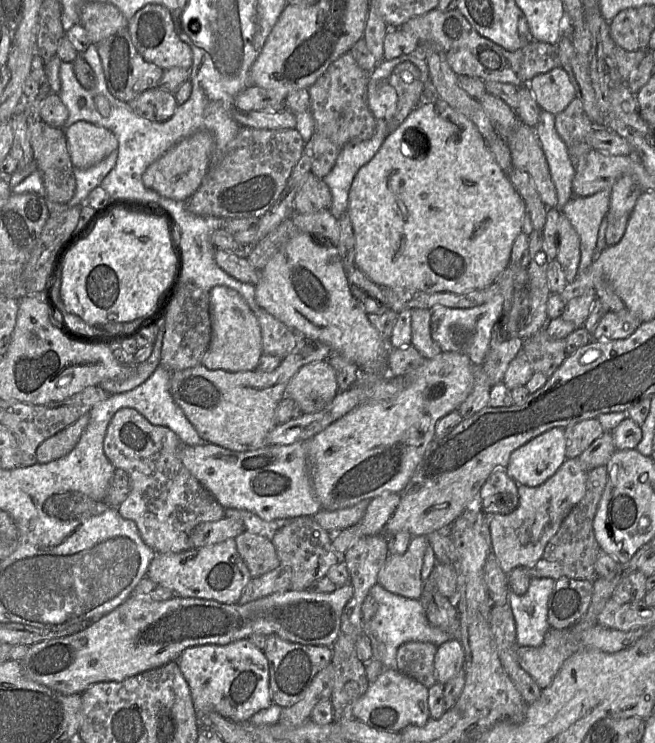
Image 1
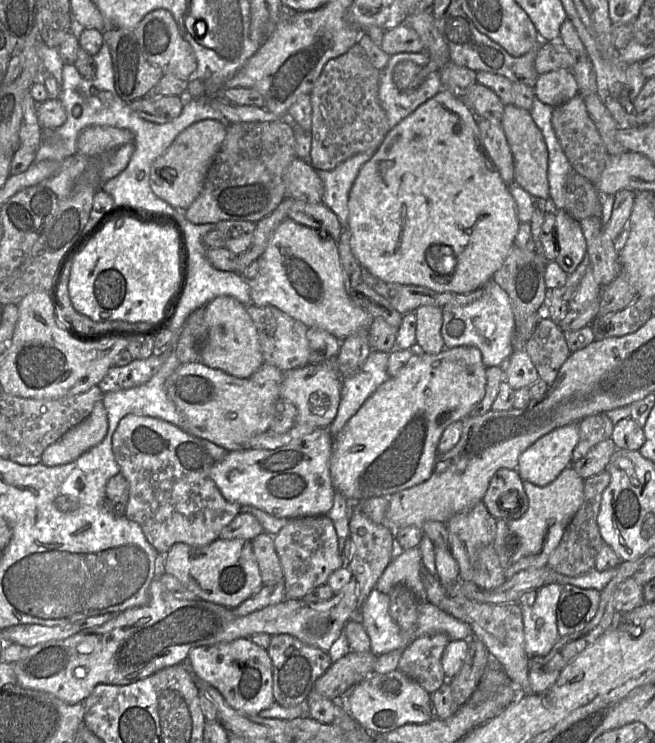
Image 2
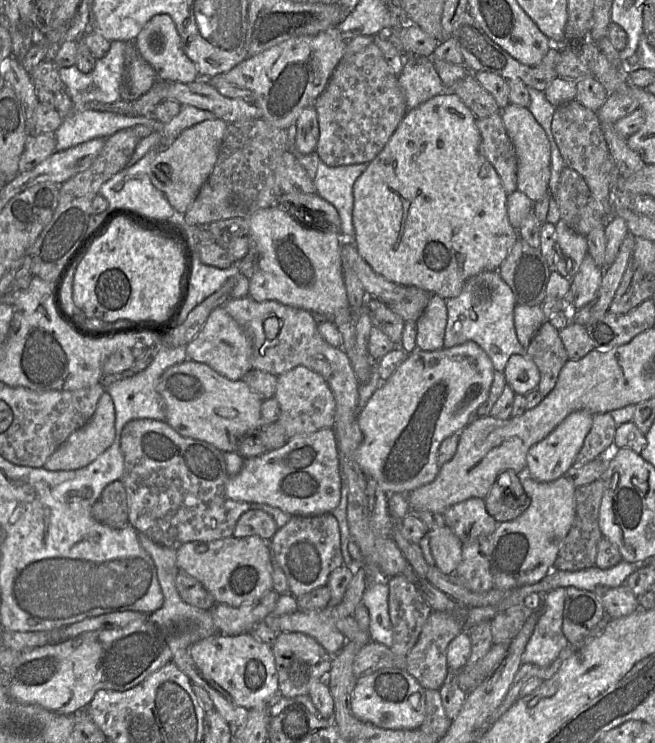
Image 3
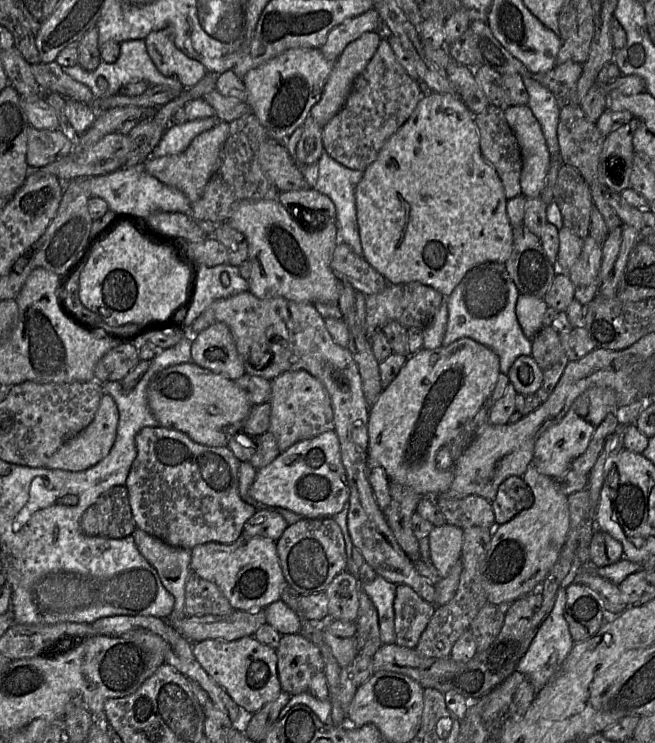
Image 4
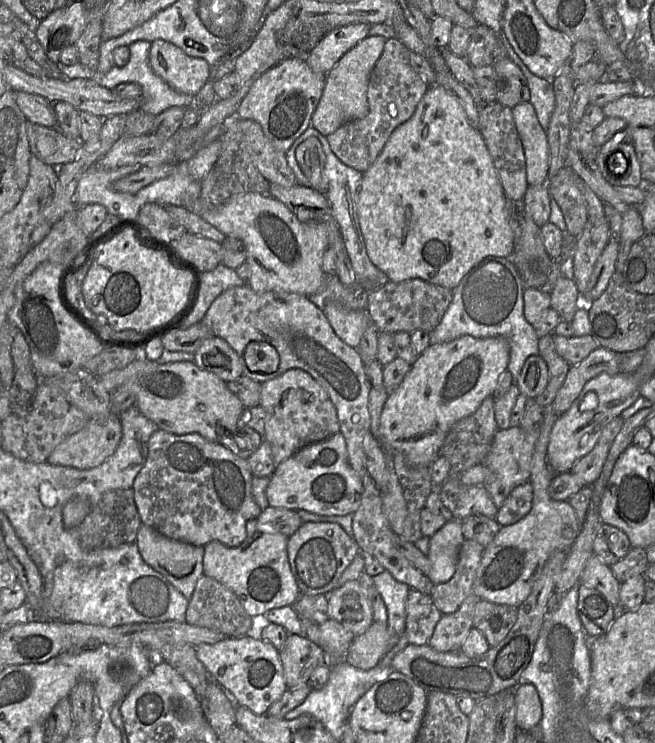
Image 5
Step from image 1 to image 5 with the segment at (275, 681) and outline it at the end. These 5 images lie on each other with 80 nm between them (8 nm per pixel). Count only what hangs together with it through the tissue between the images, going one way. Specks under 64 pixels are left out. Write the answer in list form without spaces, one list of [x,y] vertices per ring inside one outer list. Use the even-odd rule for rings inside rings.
[[[288,633],[279,657],[288,689],[307,684],[311,673],[318,666],[327,663],[324,650],[299,634]]]

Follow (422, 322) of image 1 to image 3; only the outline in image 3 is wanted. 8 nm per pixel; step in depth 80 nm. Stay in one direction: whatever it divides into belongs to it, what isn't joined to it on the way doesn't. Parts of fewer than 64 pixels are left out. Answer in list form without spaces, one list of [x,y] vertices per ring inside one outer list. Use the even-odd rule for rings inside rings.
[[[431,295],[423,314],[416,321],[417,348],[422,351],[442,349],[446,324],[446,300],[438,295]]]

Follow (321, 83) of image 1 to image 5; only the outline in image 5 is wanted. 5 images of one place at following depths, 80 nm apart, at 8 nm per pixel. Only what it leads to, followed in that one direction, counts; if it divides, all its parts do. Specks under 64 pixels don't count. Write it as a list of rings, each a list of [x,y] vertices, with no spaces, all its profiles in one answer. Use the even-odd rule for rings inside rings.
[[[397,38],[388,39],[369,77],[368,113],[344,123],[326,136],[332,151],[344,164],[365,172],[380,154],[394,129],[412,116],[426,93],[429,85],[412,68],[410,52]]]

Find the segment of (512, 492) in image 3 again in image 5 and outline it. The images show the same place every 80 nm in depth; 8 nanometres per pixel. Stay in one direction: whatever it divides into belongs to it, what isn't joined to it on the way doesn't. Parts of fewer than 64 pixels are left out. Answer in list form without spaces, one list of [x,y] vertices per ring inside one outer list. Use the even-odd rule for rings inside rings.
[[[527,481],[511,491],[503,505],[498,508],[495,518],[501,526],[515,524],[530,512],[532,504],[533,486]]]

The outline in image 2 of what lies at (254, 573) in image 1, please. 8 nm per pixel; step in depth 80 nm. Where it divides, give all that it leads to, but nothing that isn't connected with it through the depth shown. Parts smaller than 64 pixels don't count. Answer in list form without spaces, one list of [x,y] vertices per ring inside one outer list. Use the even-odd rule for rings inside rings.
[[[267,533],[257,535],[251,540],[251,545],[263,584],[274,585],[283,582],[283,570],[274,547],[273,536]]]

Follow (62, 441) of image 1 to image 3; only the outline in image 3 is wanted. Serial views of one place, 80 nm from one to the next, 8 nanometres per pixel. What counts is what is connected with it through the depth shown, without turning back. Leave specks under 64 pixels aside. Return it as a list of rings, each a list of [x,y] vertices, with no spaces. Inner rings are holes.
[[[105,391],[89,422],[73,432],[43,467],[50,471],[83,468],[105,452],[114,439],[115,408],[111,396]]]

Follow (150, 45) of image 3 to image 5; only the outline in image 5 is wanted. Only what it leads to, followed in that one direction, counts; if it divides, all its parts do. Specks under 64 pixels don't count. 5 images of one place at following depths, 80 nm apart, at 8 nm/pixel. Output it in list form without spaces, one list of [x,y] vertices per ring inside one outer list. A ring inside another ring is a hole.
[[[161,39],[151,42],[149,64],[171,88],[192,96],[208,82],[211,70],[204,59],[188,56],[179,47]]]

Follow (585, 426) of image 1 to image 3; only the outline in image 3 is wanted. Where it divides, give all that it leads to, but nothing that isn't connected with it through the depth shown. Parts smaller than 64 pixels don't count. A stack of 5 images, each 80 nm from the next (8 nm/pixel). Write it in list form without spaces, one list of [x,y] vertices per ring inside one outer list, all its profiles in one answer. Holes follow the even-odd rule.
[[[609,412],[593,415],[592,427],[585,437],[573,466],[581,467],[602,454],[611,452],[616,428],[617,425]]]

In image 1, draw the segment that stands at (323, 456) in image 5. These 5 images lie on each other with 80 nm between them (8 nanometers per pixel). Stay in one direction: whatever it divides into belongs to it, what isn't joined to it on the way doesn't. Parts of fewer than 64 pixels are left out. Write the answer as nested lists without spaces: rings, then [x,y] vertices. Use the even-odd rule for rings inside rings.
[[[306,442],[267,445],[245,452],[209,443],[183,445],[179,457],[185,468],[225,509],[247,510],[266,521],[312,516],[322,509],[311,483]]]

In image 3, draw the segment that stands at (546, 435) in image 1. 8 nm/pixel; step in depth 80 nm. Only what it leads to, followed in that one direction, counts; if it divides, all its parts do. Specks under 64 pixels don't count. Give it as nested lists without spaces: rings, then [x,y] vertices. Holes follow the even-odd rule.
[[[579,410],[569,414],[547,437],[532,446],[526,456],[526,473],[539,482],[552,482],[573,466],[593,422],[593,414]]]

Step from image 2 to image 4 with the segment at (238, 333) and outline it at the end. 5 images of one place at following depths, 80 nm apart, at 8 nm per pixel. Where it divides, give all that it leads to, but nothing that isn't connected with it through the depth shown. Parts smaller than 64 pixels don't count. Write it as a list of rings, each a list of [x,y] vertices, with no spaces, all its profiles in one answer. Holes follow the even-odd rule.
[[[215,322],[200,332],[191,344],[192,363],[232,381],[245,374],[245,368],[228,326]]]

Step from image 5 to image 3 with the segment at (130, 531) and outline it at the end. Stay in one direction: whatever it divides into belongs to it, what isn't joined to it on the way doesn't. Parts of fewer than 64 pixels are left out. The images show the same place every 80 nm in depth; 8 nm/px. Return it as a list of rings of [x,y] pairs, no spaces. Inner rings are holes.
[[[116,480],[108,484],[92,505],[92,517],[111,528],[122,529],[129,524],[128,496],[124,483]]]

